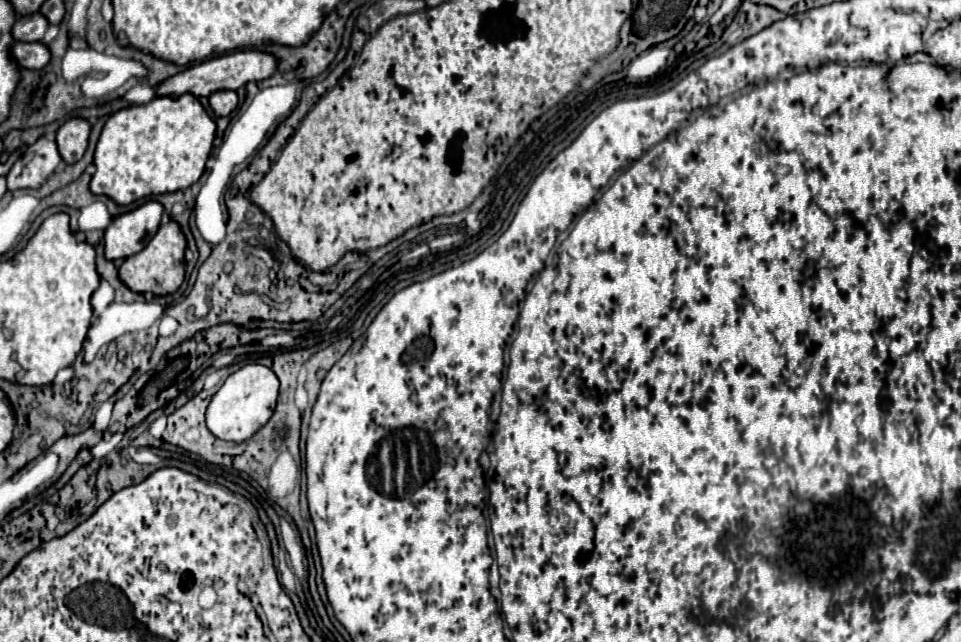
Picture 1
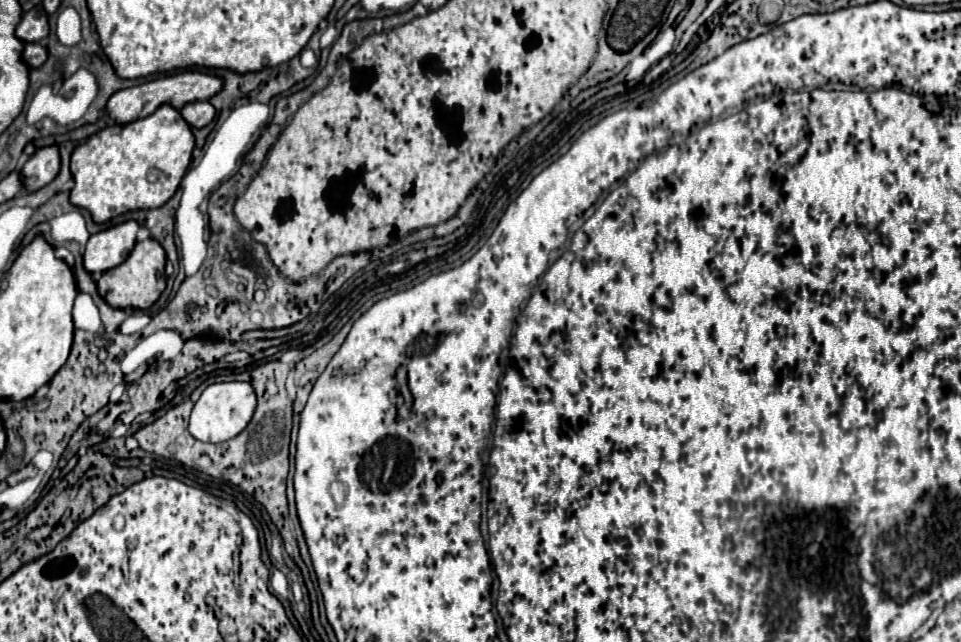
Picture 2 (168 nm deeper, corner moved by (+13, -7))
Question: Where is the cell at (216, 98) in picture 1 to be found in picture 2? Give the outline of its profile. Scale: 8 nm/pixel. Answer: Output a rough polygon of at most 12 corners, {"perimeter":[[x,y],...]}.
{"perimeter":[[209,102],[185,104],[183,120],[193,128],[203,128],[215,118]]}

